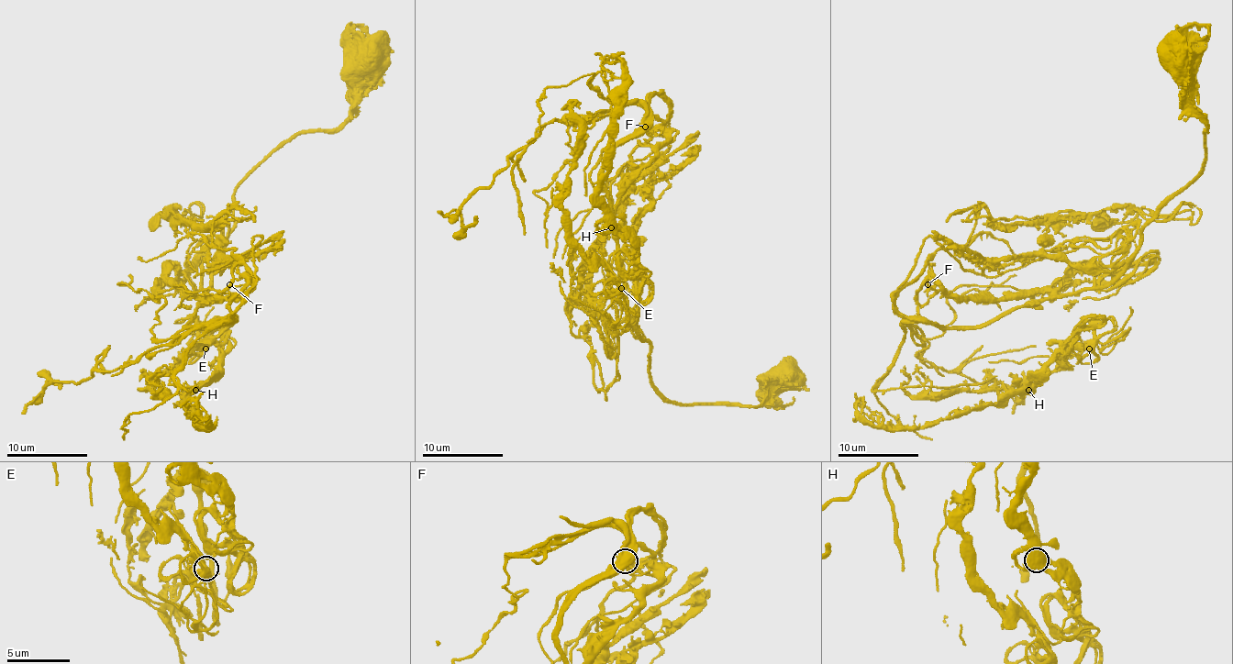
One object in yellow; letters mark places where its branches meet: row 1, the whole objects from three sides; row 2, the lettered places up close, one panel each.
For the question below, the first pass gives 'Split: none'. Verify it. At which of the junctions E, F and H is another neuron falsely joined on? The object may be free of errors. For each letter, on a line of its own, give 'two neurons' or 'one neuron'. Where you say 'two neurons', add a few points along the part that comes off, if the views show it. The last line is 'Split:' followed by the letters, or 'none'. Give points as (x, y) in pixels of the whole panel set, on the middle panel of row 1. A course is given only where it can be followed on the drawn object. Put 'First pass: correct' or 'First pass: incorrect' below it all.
E: one neuron
F: one neuron
H: one neuron
Split: none
First pass: correct

